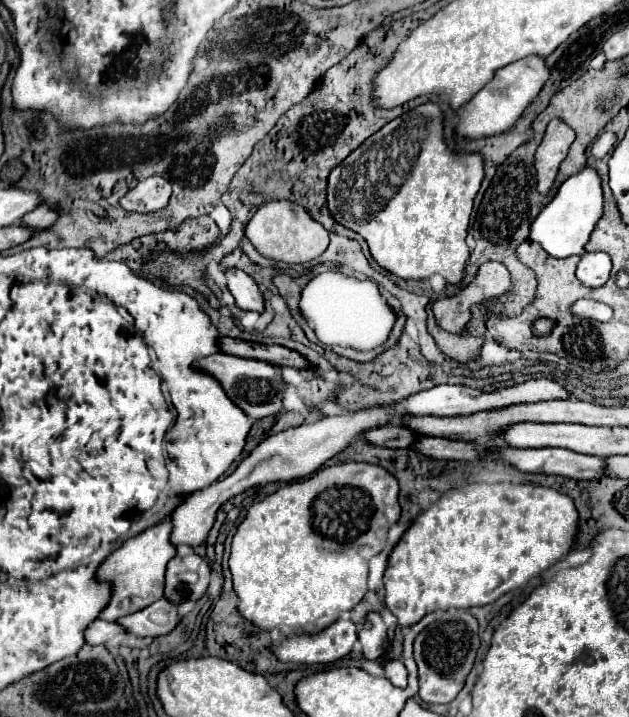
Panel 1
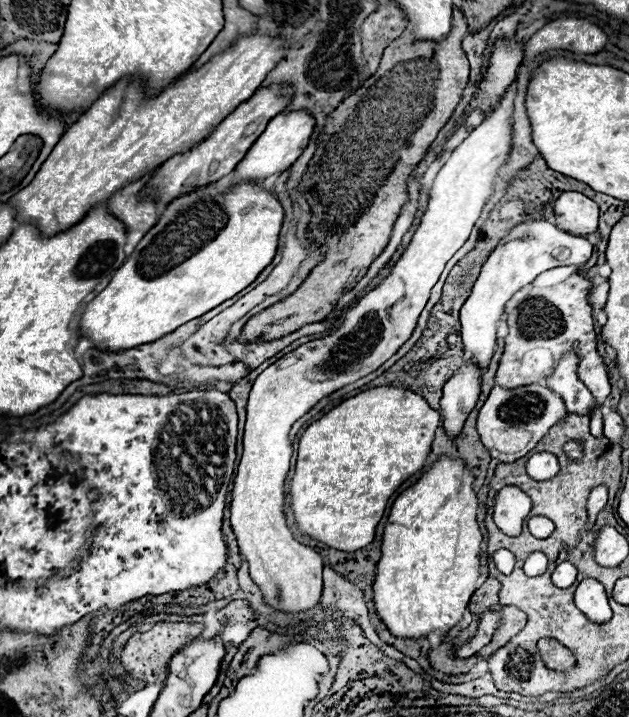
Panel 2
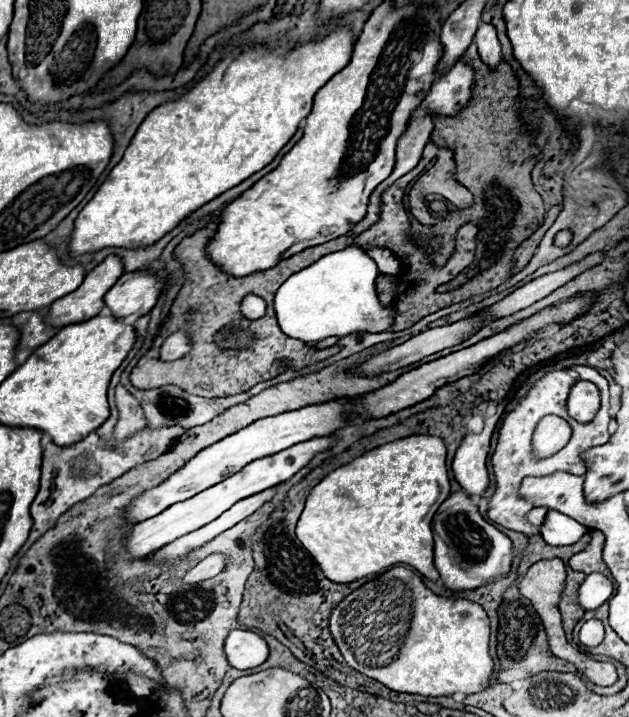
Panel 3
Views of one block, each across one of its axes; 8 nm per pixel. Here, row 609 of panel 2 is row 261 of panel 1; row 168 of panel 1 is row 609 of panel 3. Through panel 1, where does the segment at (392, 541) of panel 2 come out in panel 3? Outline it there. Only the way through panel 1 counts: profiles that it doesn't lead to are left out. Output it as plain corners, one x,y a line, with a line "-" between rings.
400,566
368,580
338,602
330,616
330,634
352,668
396,692
450,696
454,692
476,694
490,686
494,662
488,652
490,620
484,608
466,598
438,596
428,590
412,570

